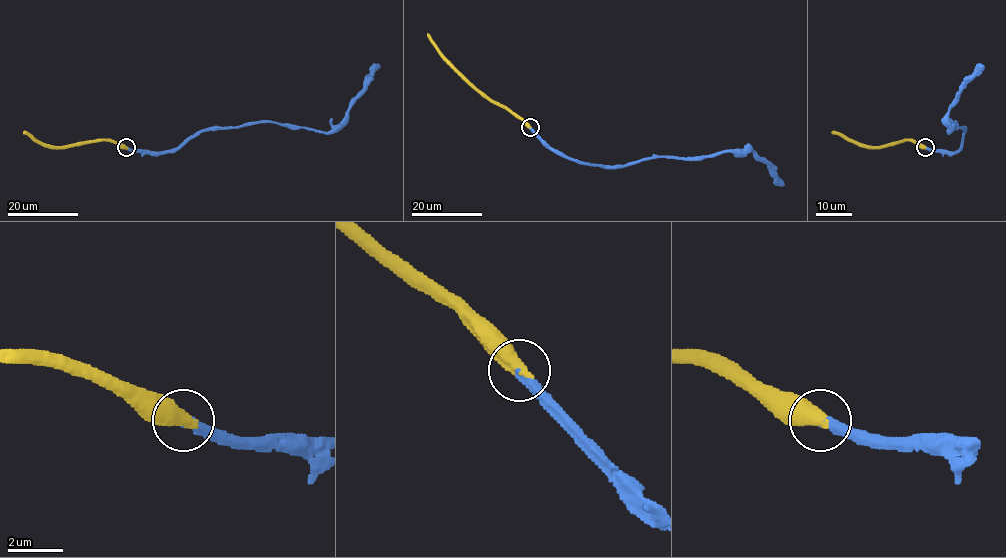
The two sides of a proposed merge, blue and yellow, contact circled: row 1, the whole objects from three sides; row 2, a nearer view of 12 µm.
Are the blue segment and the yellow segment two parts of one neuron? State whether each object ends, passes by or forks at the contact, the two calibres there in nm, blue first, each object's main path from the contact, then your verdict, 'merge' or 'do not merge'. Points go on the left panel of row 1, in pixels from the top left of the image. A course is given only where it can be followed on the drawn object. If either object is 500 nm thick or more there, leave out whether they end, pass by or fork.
320 nm thick on the blue side, 600 nm on the other; blue runs (125, 147), (168, 152), (179, 148), (203, 130), (265, 122), (334, 132), (345, 121), (348, 108), (378, 63); yellow runs (125, 147), (109, 140), (46, 146), (24, 132); merge

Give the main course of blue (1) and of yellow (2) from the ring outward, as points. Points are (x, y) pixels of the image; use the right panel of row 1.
1: (925, 147), (947, 152), (960, 148), (965, 130), (955, 122), (948, 132), (948, 113), (980, 63)
2: (925, 147), (912, 140), (860, 146), (831, 132)

